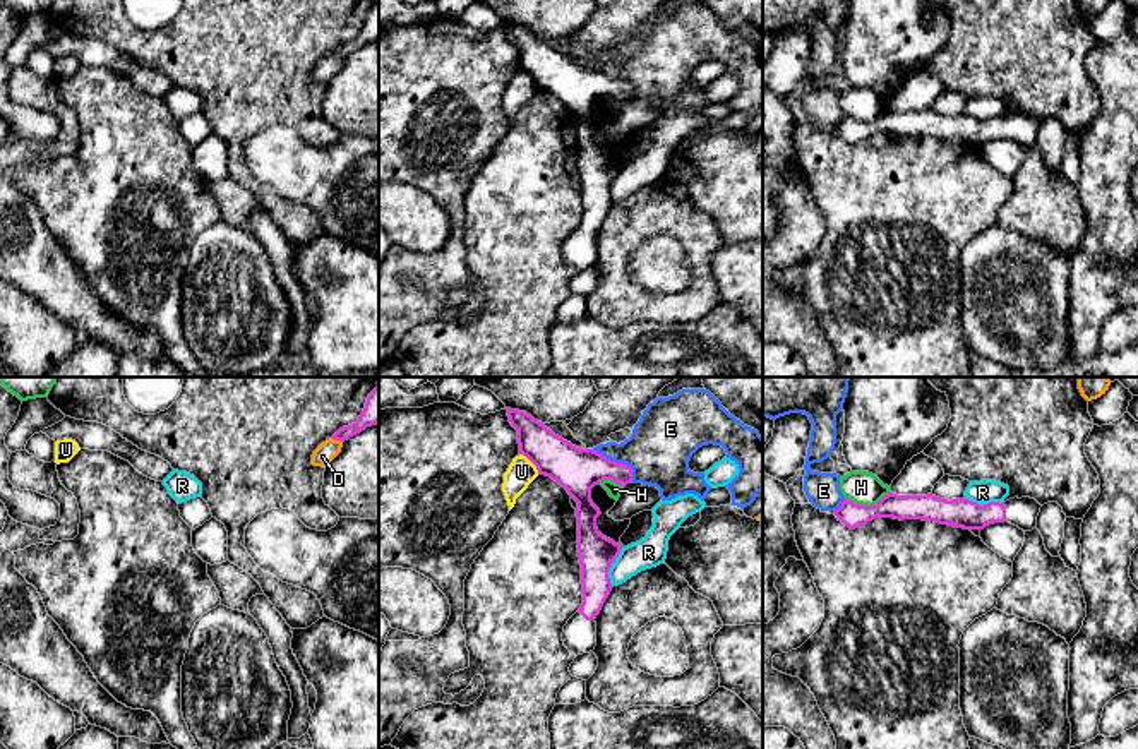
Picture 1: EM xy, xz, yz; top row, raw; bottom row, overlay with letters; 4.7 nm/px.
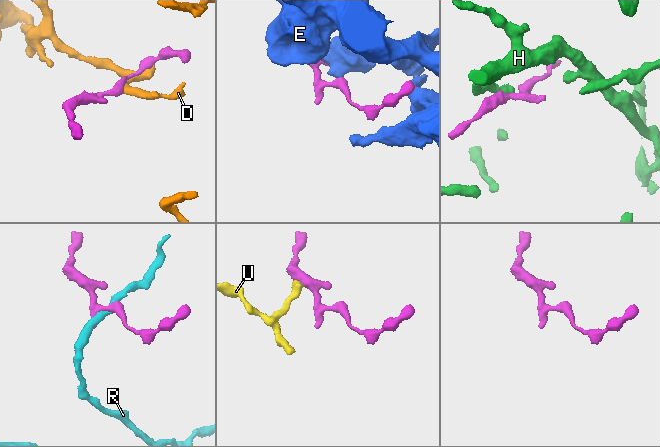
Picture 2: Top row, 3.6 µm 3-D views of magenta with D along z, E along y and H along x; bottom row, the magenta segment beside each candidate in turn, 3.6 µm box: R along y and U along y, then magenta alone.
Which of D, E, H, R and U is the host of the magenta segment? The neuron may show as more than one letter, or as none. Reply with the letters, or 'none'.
none

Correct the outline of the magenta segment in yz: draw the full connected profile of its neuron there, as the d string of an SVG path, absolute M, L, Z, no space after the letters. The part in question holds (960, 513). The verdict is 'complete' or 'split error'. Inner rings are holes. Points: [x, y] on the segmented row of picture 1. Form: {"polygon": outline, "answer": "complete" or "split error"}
{"polygon": "M889 492L874 506L860 506L848 499L835 511L838 521L850 530L865 526L876 518L922 519L963 530L984 530L994 523L1011 523L1023 531L1037 526L1040 504L1030 497L1015 497L1006 502L977 504L968 499L939 499L927 495L896 495Z", "answer": "split error"}

